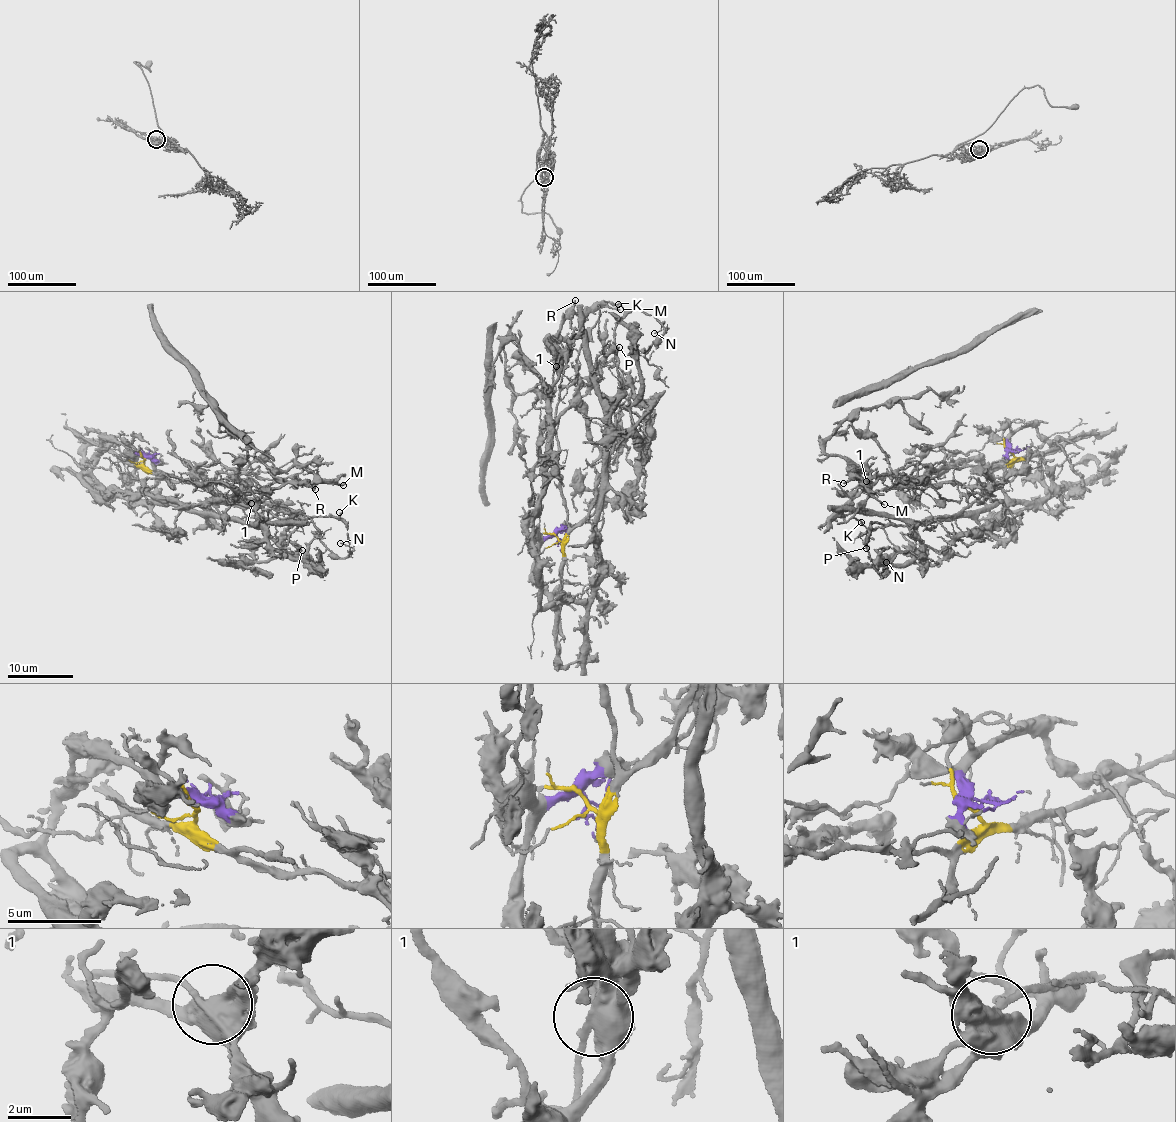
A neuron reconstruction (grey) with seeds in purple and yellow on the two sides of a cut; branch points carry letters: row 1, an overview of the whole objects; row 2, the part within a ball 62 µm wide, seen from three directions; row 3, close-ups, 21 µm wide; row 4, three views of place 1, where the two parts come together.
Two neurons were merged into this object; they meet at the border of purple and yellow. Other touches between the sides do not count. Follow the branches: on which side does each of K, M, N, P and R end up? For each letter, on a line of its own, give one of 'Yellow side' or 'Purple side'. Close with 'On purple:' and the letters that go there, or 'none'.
K: Yellow side
M: Purple side
N: Yellow side
P: Yellow side
R: Purple side
On purple: M, R

